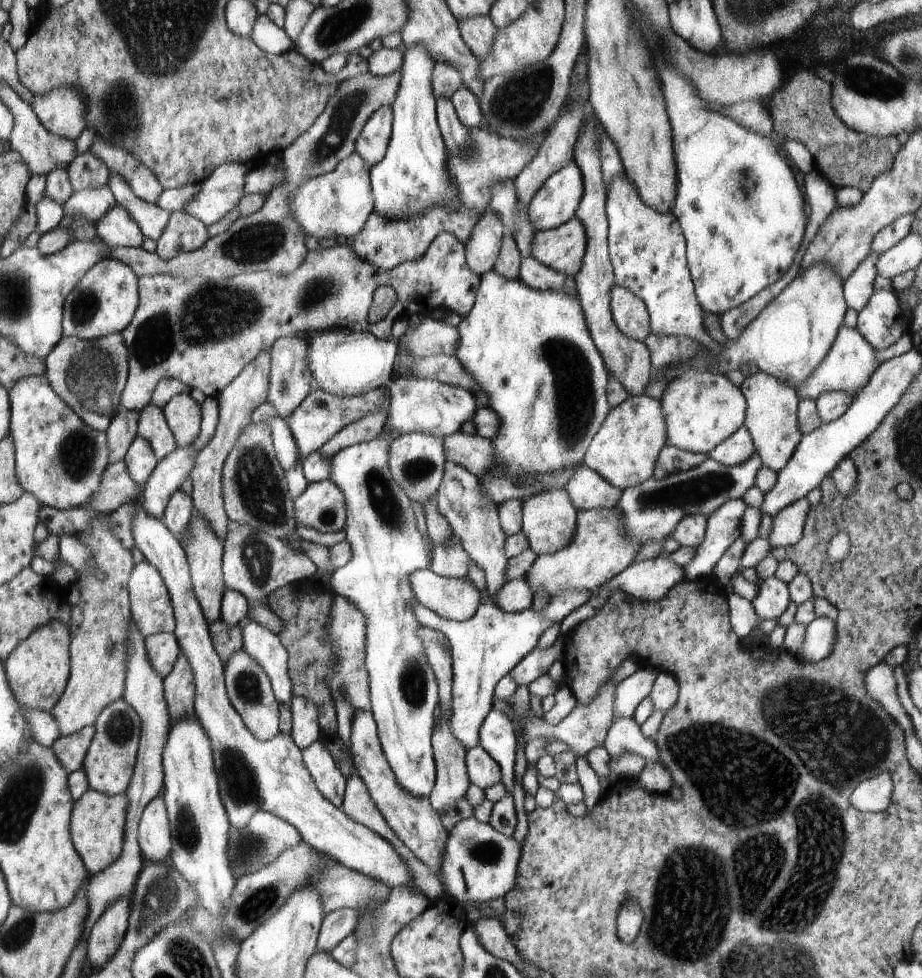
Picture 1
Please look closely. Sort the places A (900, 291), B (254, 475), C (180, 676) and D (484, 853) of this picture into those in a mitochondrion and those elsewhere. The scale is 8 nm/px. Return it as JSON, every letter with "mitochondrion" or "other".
{"A":"other","B":"mitochondrion","C":"other","D":"mitochondrion"}

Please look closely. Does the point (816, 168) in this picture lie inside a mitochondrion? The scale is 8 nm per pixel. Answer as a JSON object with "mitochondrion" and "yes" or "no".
{"mitochondrion":"no"}

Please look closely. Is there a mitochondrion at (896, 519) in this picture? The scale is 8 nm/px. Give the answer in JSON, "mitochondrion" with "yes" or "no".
{"mitochondrion":"no"}

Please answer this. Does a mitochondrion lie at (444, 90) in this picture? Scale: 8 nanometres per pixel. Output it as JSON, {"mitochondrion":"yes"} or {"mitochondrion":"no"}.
{"mitochondrion":"no"}

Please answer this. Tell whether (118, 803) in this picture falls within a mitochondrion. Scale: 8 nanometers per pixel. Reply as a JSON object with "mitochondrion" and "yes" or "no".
{"mitochondrion":"no"}

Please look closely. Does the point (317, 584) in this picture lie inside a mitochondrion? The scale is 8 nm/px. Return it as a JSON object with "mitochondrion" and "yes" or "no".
{"mitochondrion":"no"}

